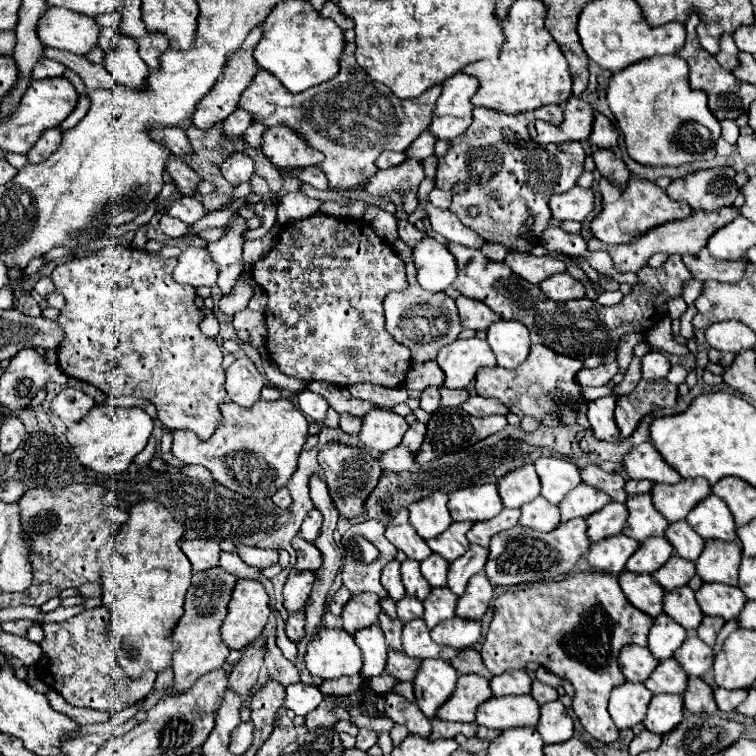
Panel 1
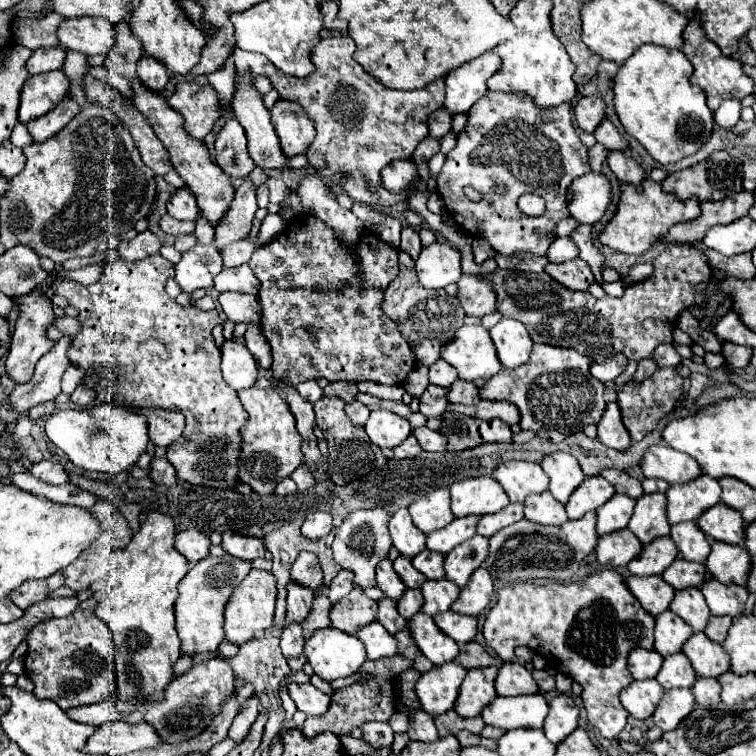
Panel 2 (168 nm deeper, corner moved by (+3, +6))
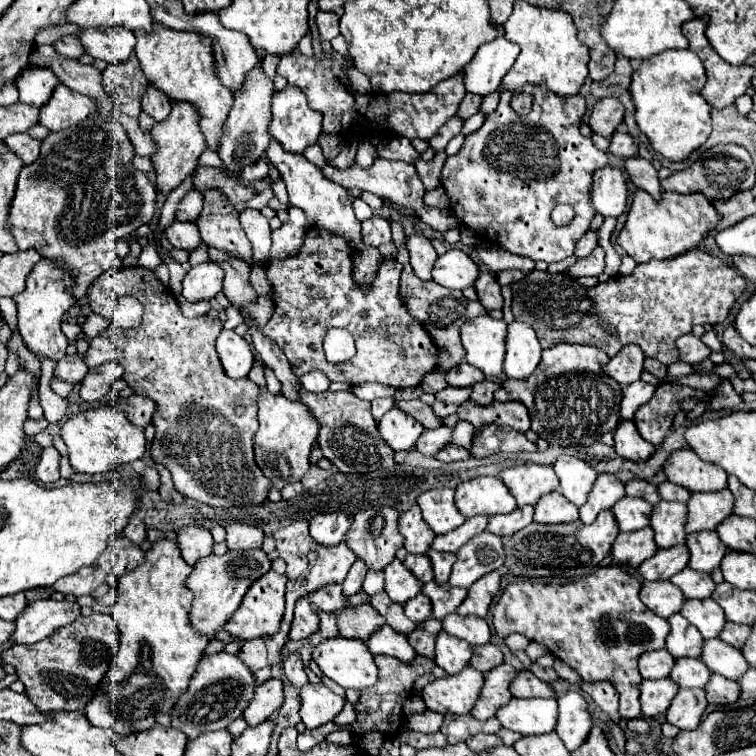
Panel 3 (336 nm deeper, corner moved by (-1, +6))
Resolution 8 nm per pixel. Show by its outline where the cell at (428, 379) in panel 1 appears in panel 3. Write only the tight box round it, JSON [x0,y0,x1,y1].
[447,364,485,386]

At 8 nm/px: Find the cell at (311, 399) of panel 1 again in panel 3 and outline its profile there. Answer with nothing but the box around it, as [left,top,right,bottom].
[299,370,331,392]

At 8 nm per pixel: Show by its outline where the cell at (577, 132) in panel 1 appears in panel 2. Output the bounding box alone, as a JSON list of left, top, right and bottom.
[573,96,605,132]

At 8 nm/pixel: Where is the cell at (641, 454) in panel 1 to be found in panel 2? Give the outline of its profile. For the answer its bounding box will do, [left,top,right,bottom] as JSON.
[639,442,701,484]

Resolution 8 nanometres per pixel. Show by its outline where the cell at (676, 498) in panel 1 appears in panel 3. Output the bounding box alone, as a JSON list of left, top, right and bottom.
[687,488,735,532]

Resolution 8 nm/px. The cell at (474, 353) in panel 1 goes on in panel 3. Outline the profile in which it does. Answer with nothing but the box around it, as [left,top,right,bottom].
[461,314,507,378]

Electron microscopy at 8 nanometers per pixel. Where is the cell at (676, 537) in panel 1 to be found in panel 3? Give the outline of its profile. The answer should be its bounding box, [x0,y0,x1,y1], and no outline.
[687,532,727,572]

